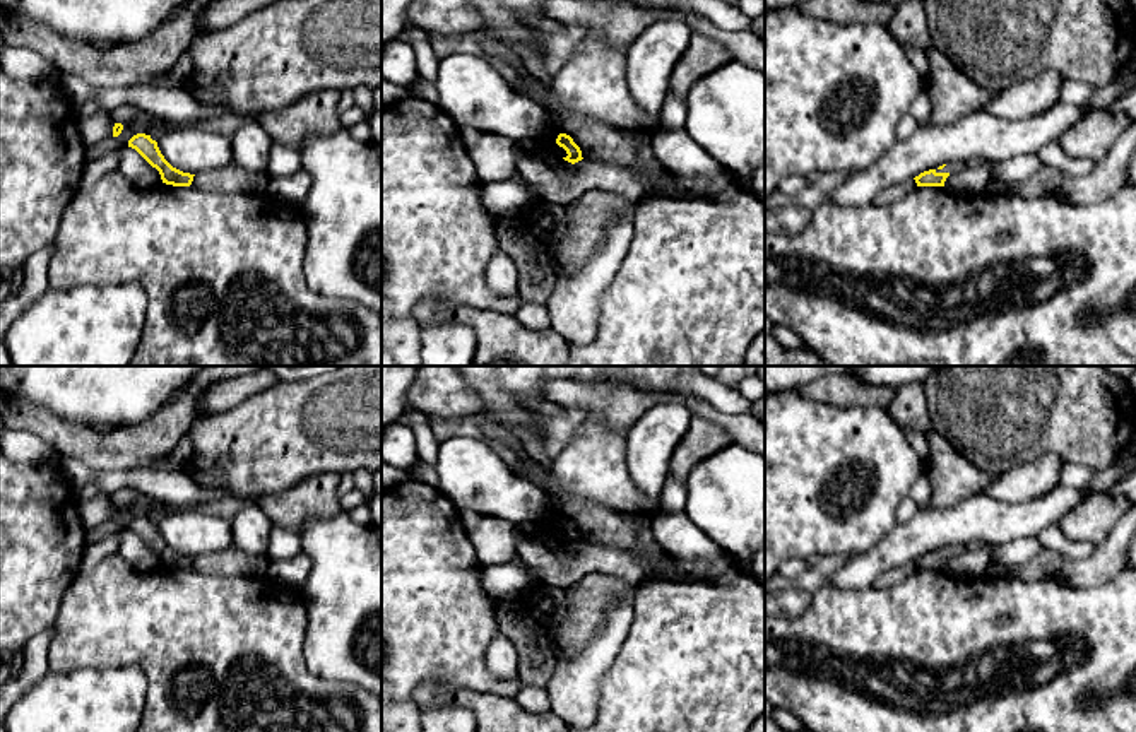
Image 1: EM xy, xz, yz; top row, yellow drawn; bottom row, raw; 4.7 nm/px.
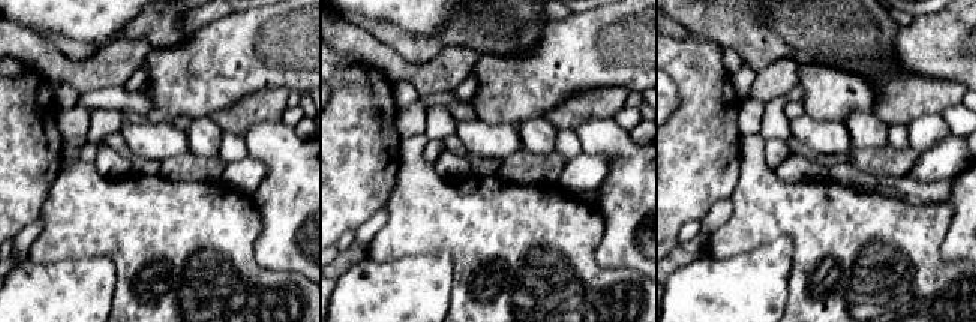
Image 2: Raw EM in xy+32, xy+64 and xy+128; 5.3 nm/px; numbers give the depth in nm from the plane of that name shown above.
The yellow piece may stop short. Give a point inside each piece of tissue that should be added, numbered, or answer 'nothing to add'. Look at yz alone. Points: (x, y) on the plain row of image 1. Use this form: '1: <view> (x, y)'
1: yz (955, 549)

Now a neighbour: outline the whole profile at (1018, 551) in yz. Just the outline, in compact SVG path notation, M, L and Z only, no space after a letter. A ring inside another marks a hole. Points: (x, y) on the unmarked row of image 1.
M1038 537L1015 539L1004 546L994 546L991 564L999 568L1016 568L1028 563L1042 551Z

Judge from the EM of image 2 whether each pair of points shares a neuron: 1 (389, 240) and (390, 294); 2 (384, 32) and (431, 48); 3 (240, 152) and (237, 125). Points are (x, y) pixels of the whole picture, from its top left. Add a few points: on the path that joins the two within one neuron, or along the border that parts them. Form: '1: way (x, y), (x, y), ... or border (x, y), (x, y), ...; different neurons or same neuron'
1: border (423, 252), (387, 261), (366, 258); different neurons
2: way (396, 38), (411, 48), (419, 48); same neuron
3: border (224, 132), (236, 132), (242, 137); different neurons

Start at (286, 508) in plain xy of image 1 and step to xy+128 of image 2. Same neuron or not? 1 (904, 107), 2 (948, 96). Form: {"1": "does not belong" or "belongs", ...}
{"1": "belongs", "2": "belongs"}

